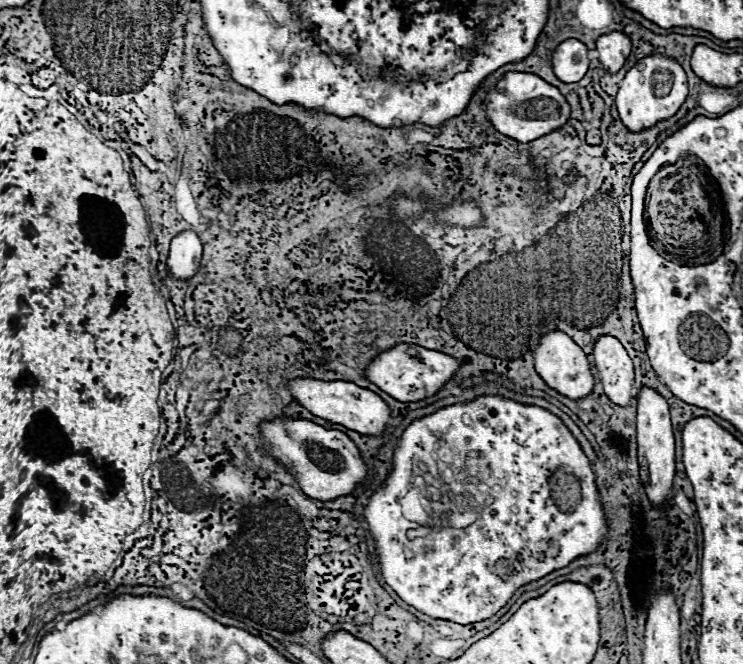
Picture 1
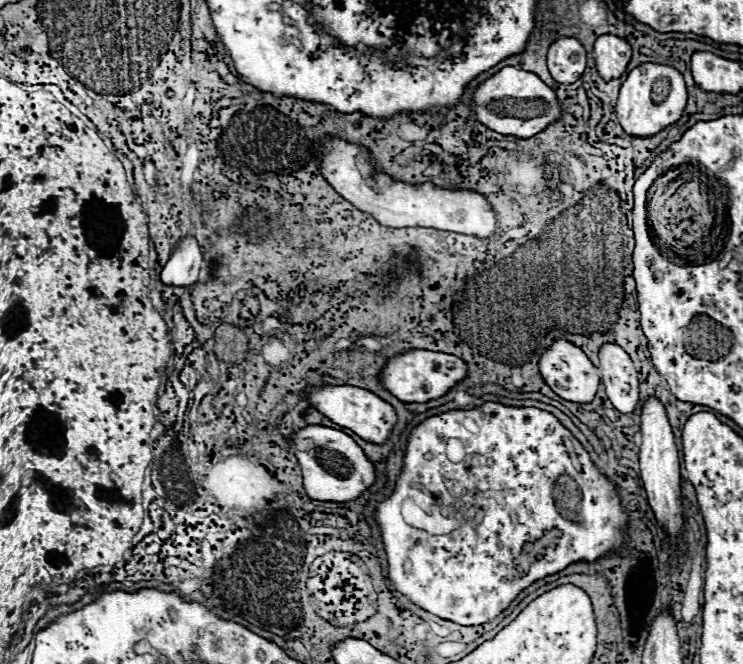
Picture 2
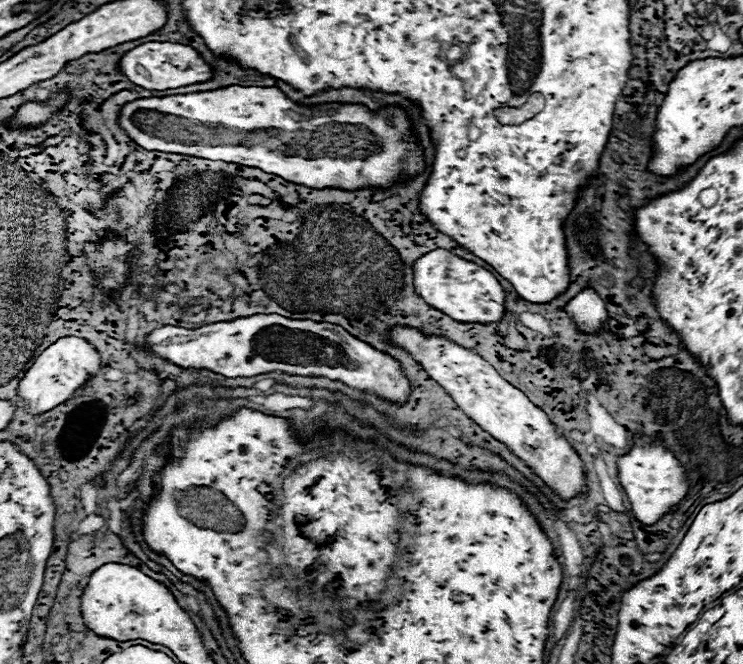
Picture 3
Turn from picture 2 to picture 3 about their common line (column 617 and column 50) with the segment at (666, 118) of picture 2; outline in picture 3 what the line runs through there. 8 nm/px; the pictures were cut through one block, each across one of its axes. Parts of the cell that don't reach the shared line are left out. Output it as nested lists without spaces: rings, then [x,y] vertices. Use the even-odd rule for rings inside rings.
[[[58,94],[50,104],[28,102],[28,104],[24,104],[18,110],[16,122],[20,122],[20,124],[40,124],[40,122],[46,122],[50,118],[50,114],[56,112],[64,104],[64,100],[66,100],[66,94]]]

